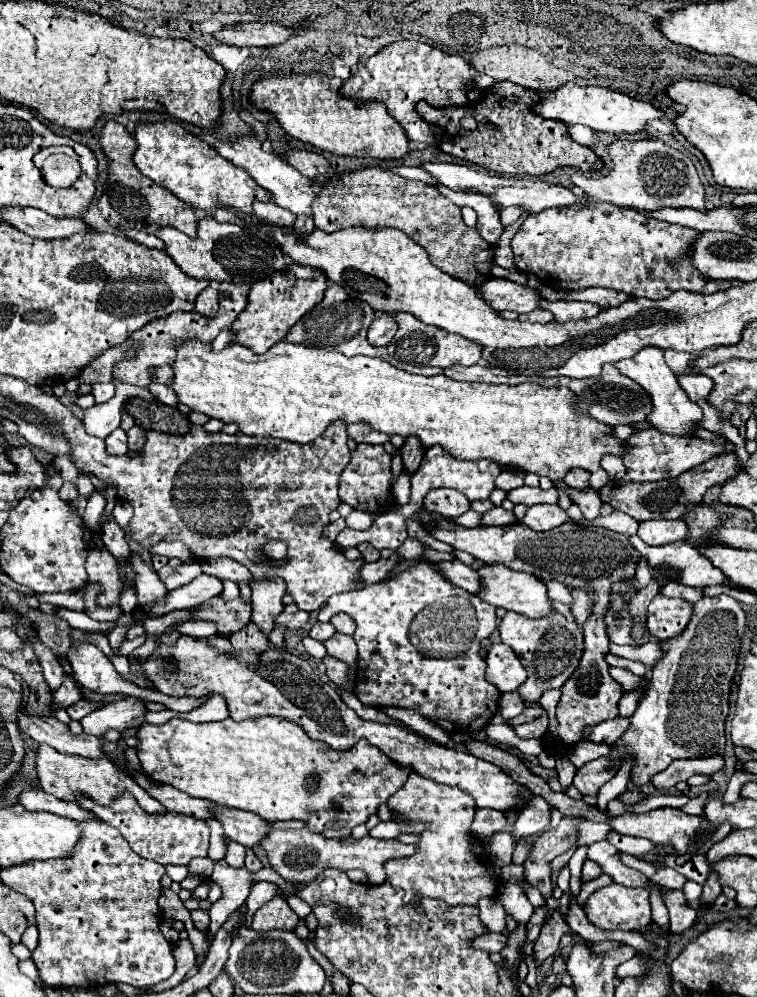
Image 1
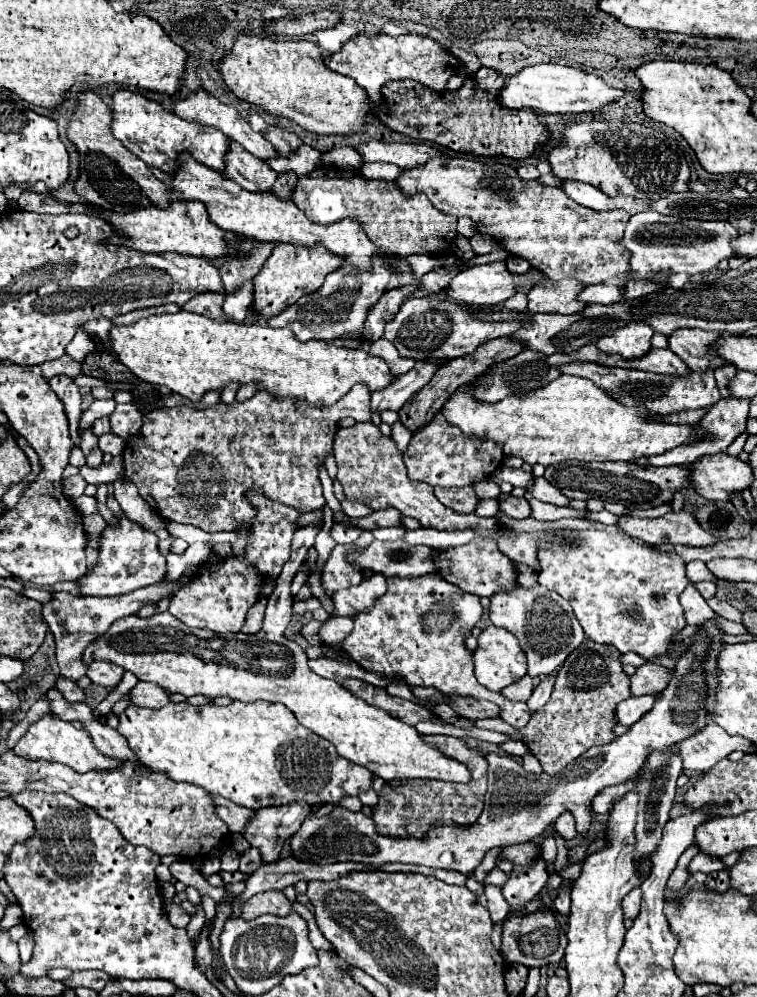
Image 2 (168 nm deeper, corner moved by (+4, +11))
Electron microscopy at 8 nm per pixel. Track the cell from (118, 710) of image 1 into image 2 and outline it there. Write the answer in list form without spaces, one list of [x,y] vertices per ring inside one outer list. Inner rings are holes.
[[[141,681],[133,687],[133,691],[129,691],[129,697],[133,705],[151,707],[151,709],[159,709],[169,703],[169,693],[165,689],[159,689],[159,685],[141,683]]]

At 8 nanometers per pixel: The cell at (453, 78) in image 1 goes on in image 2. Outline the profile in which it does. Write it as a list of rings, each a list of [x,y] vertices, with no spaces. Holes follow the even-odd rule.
[[[407,33],[401,37],[359,35],[359,37],[349,39],[341,47],[341,51],[325,57],[323,61],[331,71],[355,79],[355,83],[367,91],[367,97],[375,105],[383,105],[381,87],[387,81],[413,79],[413,81],[419,81],[433,91],[443,91],[449,77],[459,71],[459,61],[449,51],[445,51],[437,41],[433,41],[429,37],[419,37],[413,33]]]

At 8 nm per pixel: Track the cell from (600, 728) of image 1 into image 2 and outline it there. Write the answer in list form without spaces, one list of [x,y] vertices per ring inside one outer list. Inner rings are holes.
[[[659,693],[653,695],[641,695],[641,697],[629,697],[627,701],[617,705],[617,719],[621,725],[633,725],[637,723],[647,711],[651,711],[651,705],[657,701]]]

